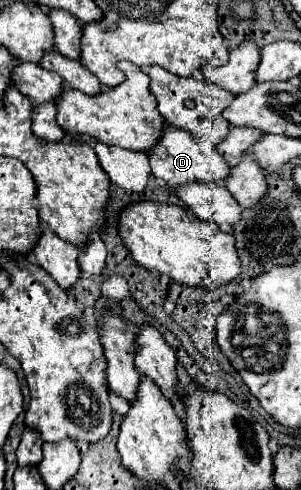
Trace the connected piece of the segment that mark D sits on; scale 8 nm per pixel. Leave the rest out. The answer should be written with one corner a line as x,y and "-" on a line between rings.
171,125
165,127
165,133
163,133
161,141
157,143
157,147
151,149
149,161
151,161
153,175
157,179
161,179
165,183
165,187
169,187
169,189
171,187
185,185
185,183
195,183
195,181
201,181
201,183
217,183
219,185
231,173
231,167
225,165
225,159
221,155
219,155
219,167
211,167
209,165
209,159
199,149
199,145
195,143
195,139
189,133
183,133
181,129
175,129

